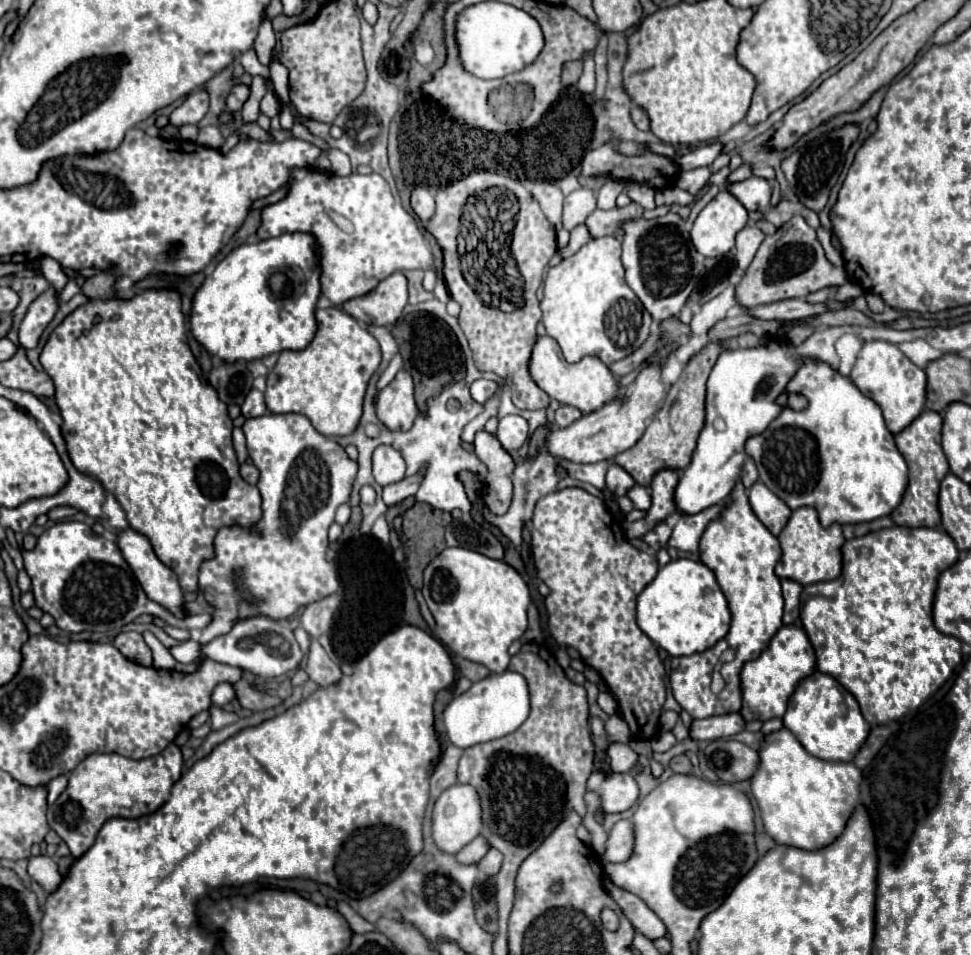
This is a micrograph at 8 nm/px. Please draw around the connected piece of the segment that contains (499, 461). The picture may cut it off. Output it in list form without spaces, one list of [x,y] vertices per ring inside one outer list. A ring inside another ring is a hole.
[[[480,431],[474,441],[476,457],[488,467],[482,489],[482,501],[494,515],[504,515],[512,503],[512,473],[516,463],[512,455],[486,431]]]

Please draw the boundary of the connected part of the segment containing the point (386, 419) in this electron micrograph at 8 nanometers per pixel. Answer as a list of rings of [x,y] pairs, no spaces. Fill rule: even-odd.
[[[398,371],[394,381],[378,395],[376,415],[390,431],[408,431],[418,417],[414,403],[412,377],[406,371]]]

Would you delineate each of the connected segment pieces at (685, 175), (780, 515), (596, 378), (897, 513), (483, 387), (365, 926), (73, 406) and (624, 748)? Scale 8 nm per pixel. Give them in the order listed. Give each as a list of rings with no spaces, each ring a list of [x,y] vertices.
[[[698,167],[698,169],[692,169],[692,171],[682,171],[678,175],[678,181],[676,181],[676,187],[688,191],[688,193],[698,193],[710,179],[710,169],[708,167]]]
[[[760,481],[750,487],[748,497],[756,517],[770,529],[770,533],[778,535],[790,519],[790,513],[792,513],[790,507],[786,507],[786,503],[782,503],[782,499],[778,499],[778,495],[774,495]]]
[[[548,335],[536,339],[536,343],[532,347],[528,371],[530,371],[530,377],[534,379],[534,383],[542,391],[546,391],[552,399],[556,399],[564,405],[572,405],[572,407],[580,409],[582,413],[592,413],[592,411],[600,409],[604,403],[620,397],[616,379],[610,373],[608,365],[604,365],[598,357],[584,357],[578,363],[570,365],[562,357],[562,351],[560,351],[558,343]]]
[[[924,409],[906,429],[894,435],[896,447],[906,459],[910,469],[910,481],[904,491],[900,505],[890,513],[894,525],[902,527],[938,527],[940,525],[940,511],[938,511],[938,487],[944,475],[948,473],[948,461],[940,445],[940,429],[942,429],[942,415],[930,409]]]
[[[480,379],[472,383],[470,393],[472,393],[472,399],[474,399],[474,401],[484,403],[486,399],[490,399],[490,397],[496,393],[498,387],[500,387],[500,385],[498,385],[496,381],[484,381],[483,384],[483,379]]]
[[[338,901],[338,911],[346,917],[346,921],[350,923],[350,929],[352,929],[354,933],[370,933],[370,931],[376,929],[374,923],[366,921],[362,915],[358,915],[346,901]]]
[[[146,289],[140,295],[134,295],[132,299],[88,299],[84,305],[74,309],[48,337],[42,353],[40,363],[44,371],[50,375],[56,387],[56,405],[60,409],[60,415],[64,419],[62,423],[62,437],[68,447],[68,455],[78,471],[84,475],[94,475],[102,483],[102,487],[112,493],[118,503],[122,505],[126,519],[130,527],[142,535],[146,535],[158,555],[158,559],[168,565],[180,581],[180,587],[184,591],[196,591],[198,589],[198,567],[204,559],[214,555],[212,541],[220,527],[224,525],[242,525],[248,527],[254,521],[260,519],[260,493],[254,485],[248,485],[240,473],[238,473],[238,461],[232,447],[232,419],[228,417],[226,405],[218,399],[216,393],[208,389],[206,379],[202,377],[202,371],[190,351],[188,337],[186,337],[186,321],[182,313],[182,299],[176,289]]]
[[[610,743],[608,755],[610,755],[612,771],[618,771],[618,773],[630,771],[630,767],[638,761],[638,755],[624,743]]]

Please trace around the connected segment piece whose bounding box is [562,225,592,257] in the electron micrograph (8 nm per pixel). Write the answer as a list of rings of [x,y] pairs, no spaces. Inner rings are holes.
[[[578,225],[574,231],[572,231],[572,237],[570,237],[570,247],[566,247],[562,251],[562,257],[570,257],[572,253],[576,253],[584,243],[588,243],[592,239],[590,231],[586,231],[586,225]],[[570,249],[570,251],[568,251]]]

